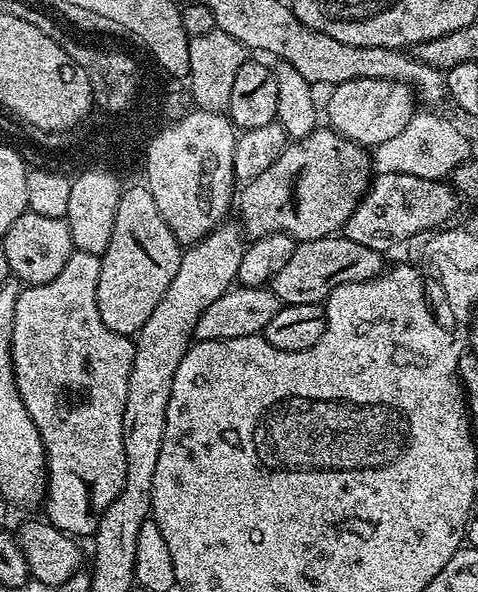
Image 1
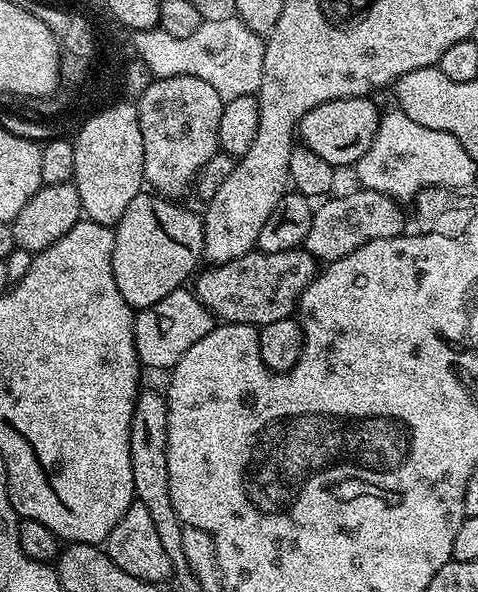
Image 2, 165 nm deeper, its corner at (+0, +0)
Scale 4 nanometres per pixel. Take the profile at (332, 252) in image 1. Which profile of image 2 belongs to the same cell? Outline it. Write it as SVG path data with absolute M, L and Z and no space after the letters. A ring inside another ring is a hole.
M303 246L282 250L281 252L253 250L225 264L214 264L205 267L195 277L195 280L197 280L196 285L194 285L194 291L197 298L212 311L213 317L217 321L230 324L263 326L270 322L278 322L282 318L292 316L295 313L296 303L299 300L301 303L302 297L307 293L310 282L316 277L317 271L318 261Z

